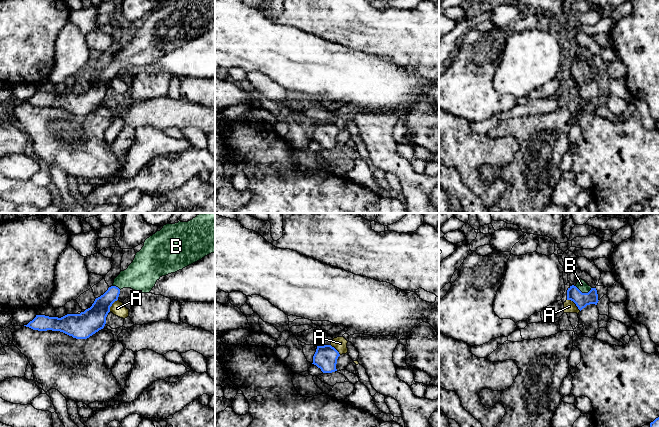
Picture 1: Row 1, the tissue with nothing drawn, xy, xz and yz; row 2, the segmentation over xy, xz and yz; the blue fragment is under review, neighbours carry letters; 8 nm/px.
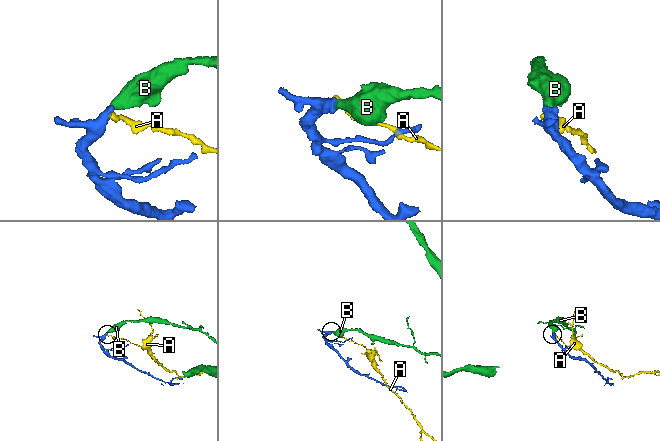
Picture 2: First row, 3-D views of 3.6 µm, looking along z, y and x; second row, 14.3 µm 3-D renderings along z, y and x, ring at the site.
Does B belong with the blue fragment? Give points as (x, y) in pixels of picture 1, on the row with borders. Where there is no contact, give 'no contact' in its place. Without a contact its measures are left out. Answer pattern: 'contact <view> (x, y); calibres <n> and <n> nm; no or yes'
contact yz (583, 293); calibres 120 and 80 nm; yes

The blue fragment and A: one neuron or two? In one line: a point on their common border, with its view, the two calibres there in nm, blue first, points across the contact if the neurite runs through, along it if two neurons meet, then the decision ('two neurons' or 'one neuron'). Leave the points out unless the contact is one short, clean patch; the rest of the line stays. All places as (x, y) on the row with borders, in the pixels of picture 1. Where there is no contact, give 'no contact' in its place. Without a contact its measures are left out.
contact yz (574, 302); calibres 120 and 100 nm; border yz (567, 299), (570, 299), (580, 310); two neurons

